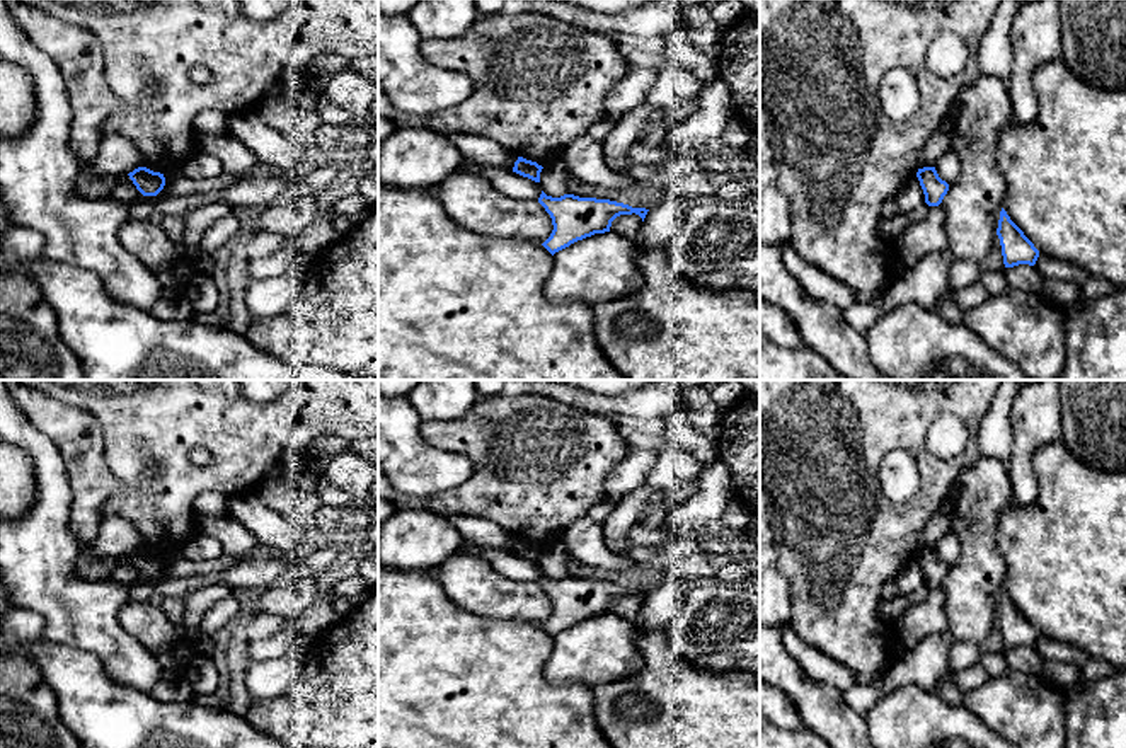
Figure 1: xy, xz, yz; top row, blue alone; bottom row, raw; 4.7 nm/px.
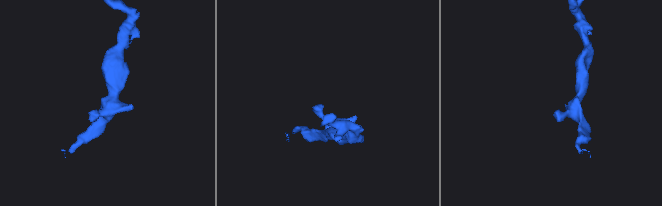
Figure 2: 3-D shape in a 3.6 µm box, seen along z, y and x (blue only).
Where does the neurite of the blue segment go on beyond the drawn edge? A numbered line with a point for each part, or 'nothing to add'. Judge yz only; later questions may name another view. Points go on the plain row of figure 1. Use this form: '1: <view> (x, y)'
nothing to add

